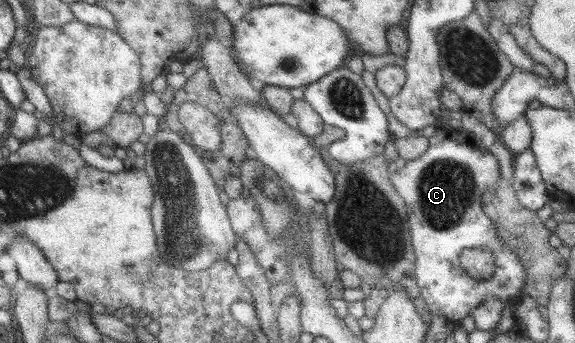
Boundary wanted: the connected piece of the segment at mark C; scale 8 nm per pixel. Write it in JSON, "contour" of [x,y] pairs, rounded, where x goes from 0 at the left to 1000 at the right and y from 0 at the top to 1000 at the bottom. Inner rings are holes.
{"contour":[[[755,376],[753,391],[744,399],[743,434],[732,458],[720,466],[687,461],[683,472],[675,475],[673,501],[687,560],[697,574],[708,615],[711,685],[723,749],[720,810],[729,848],[727,878],[743,889],[743,907],[751,924],[774,924],[795,945],[819,901],[826,901],[837,878],[850,866],[882,880],[908,851],[915,796],[901,749],[864,694],[857,647],[837,609],[840,560],[850,545],[857,548],[871,516],[864,464],[835,423],[830,405],[805,376]],[[810,720],[837,720],[856,735],[863,781],[847,825],[816,808],[798,776],[795,758],[798,738]]]}

